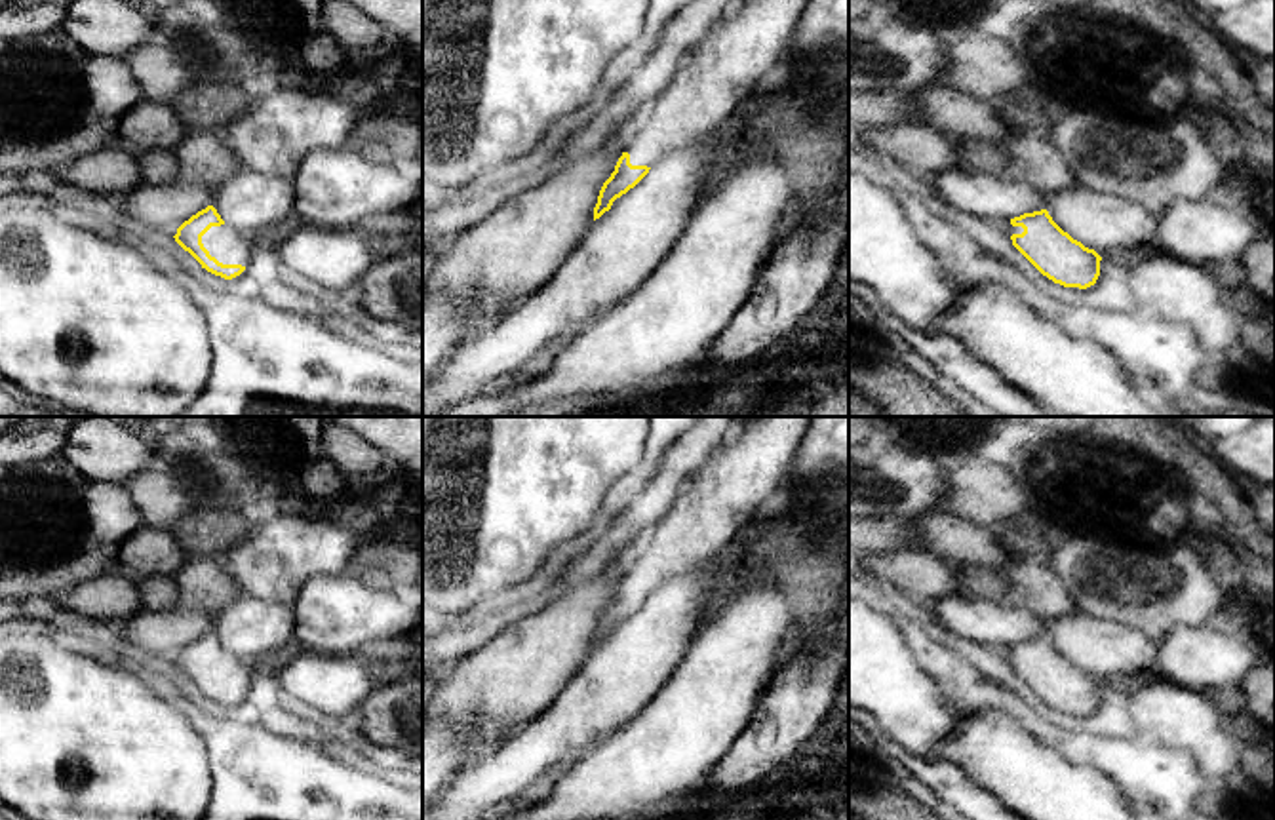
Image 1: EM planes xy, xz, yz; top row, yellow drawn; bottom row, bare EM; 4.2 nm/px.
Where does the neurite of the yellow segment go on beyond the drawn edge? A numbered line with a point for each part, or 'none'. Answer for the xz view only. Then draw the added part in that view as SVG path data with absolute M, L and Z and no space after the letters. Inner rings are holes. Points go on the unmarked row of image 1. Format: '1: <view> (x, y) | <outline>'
1: xz (710, 508) | M757 417L740 436L717 445L679 489L670 512L645 535L624 578L632 592L657 592L670 578L710 559L725 559L740 529L752 521L792 472L813 417Z

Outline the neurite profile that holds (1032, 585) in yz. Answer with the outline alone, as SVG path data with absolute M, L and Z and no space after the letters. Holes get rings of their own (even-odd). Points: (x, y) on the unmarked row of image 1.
M1020 550L997 573L1007 584L1005 601L1045 622L1075 611L1062 580L1035 550Z

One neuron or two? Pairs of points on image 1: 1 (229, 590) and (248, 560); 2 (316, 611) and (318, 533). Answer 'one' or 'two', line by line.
1: two
2: two

